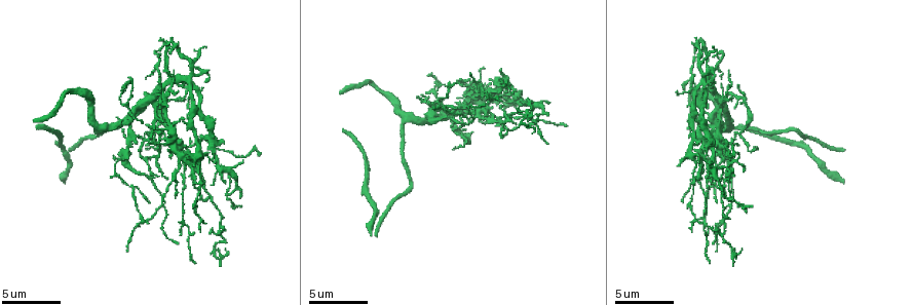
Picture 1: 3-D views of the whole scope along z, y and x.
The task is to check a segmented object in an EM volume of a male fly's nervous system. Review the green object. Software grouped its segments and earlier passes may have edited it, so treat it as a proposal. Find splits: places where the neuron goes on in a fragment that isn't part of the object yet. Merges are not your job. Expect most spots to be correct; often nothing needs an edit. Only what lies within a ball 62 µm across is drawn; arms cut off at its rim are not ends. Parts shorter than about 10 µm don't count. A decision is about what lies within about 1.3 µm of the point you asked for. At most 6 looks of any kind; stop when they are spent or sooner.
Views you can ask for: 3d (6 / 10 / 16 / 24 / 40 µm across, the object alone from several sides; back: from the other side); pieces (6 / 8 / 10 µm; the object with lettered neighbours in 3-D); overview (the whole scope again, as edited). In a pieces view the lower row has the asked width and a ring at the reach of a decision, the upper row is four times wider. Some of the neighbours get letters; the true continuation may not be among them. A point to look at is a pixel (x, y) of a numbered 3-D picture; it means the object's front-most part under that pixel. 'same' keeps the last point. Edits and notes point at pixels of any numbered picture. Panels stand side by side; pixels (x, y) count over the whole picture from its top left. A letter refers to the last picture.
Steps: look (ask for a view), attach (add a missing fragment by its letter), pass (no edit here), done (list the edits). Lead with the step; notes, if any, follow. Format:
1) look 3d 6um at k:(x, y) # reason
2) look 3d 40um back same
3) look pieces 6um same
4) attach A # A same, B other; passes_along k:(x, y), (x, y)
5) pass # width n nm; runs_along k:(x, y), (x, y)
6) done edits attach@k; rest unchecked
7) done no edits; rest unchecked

look 3d 6um at 1:(720, 54) # an open end

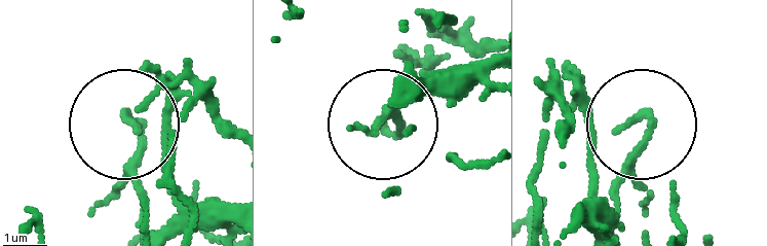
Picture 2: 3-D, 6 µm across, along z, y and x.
look pieces 10um at 2:(390, 131)

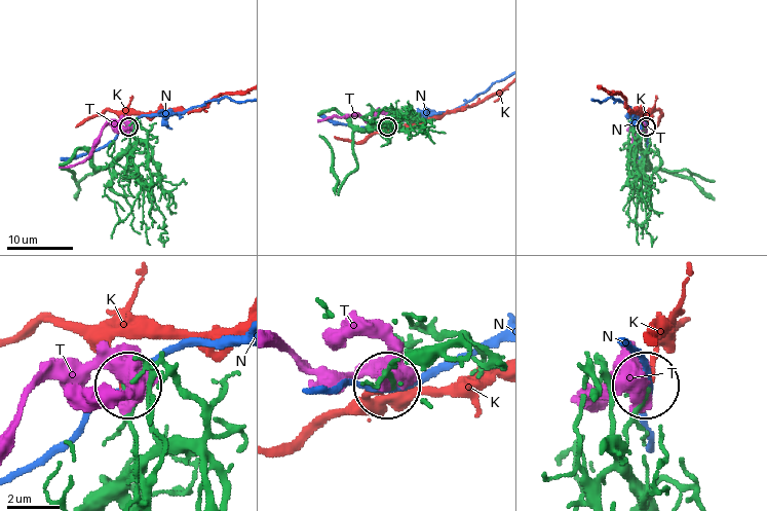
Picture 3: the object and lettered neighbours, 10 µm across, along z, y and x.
pass # K other, N other, T other; no lettered fragment goes on from it

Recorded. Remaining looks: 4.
look 3d 6um at 1:(715, 75) # free end

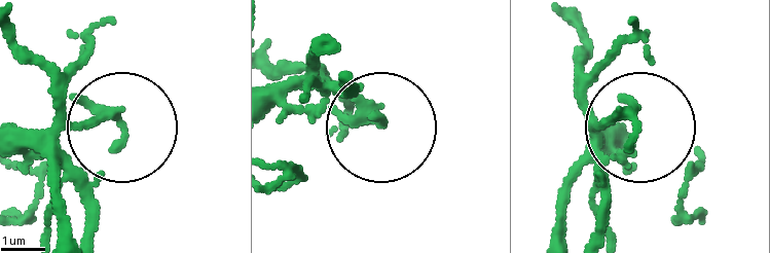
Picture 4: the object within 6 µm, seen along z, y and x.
look pieces 10um at 4:(630, 121)

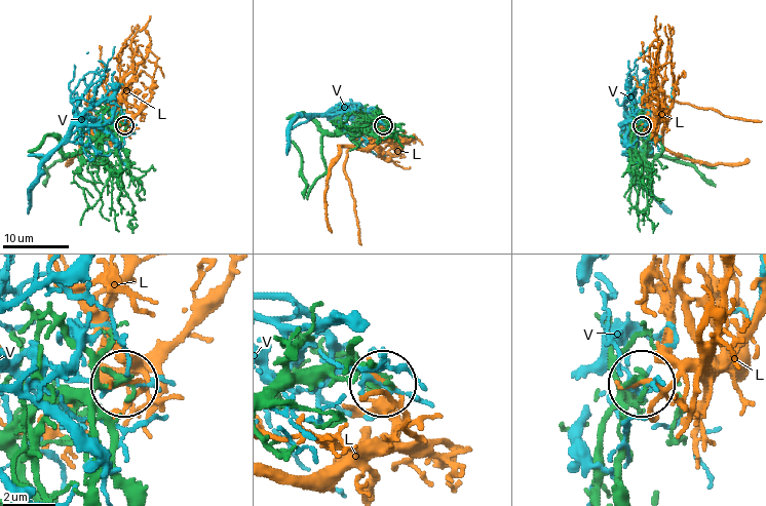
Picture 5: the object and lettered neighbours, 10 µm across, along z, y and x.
pass # width 220 nm; L other, V other; none of them fits

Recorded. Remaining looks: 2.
look pieces 8um at 1:(122, 87) # branch stops here

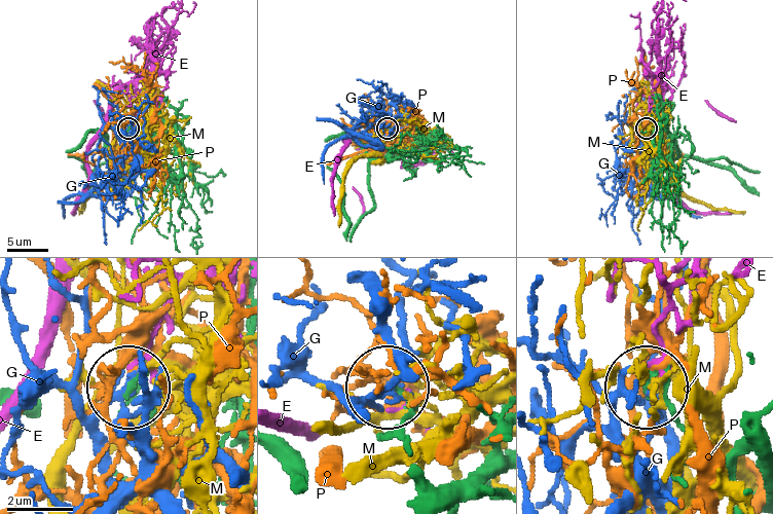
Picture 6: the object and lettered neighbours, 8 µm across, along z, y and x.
pass # E other, G other, M other, P other; no lettered fragment goes on from it

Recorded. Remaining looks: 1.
done no edits; rest unchecked

